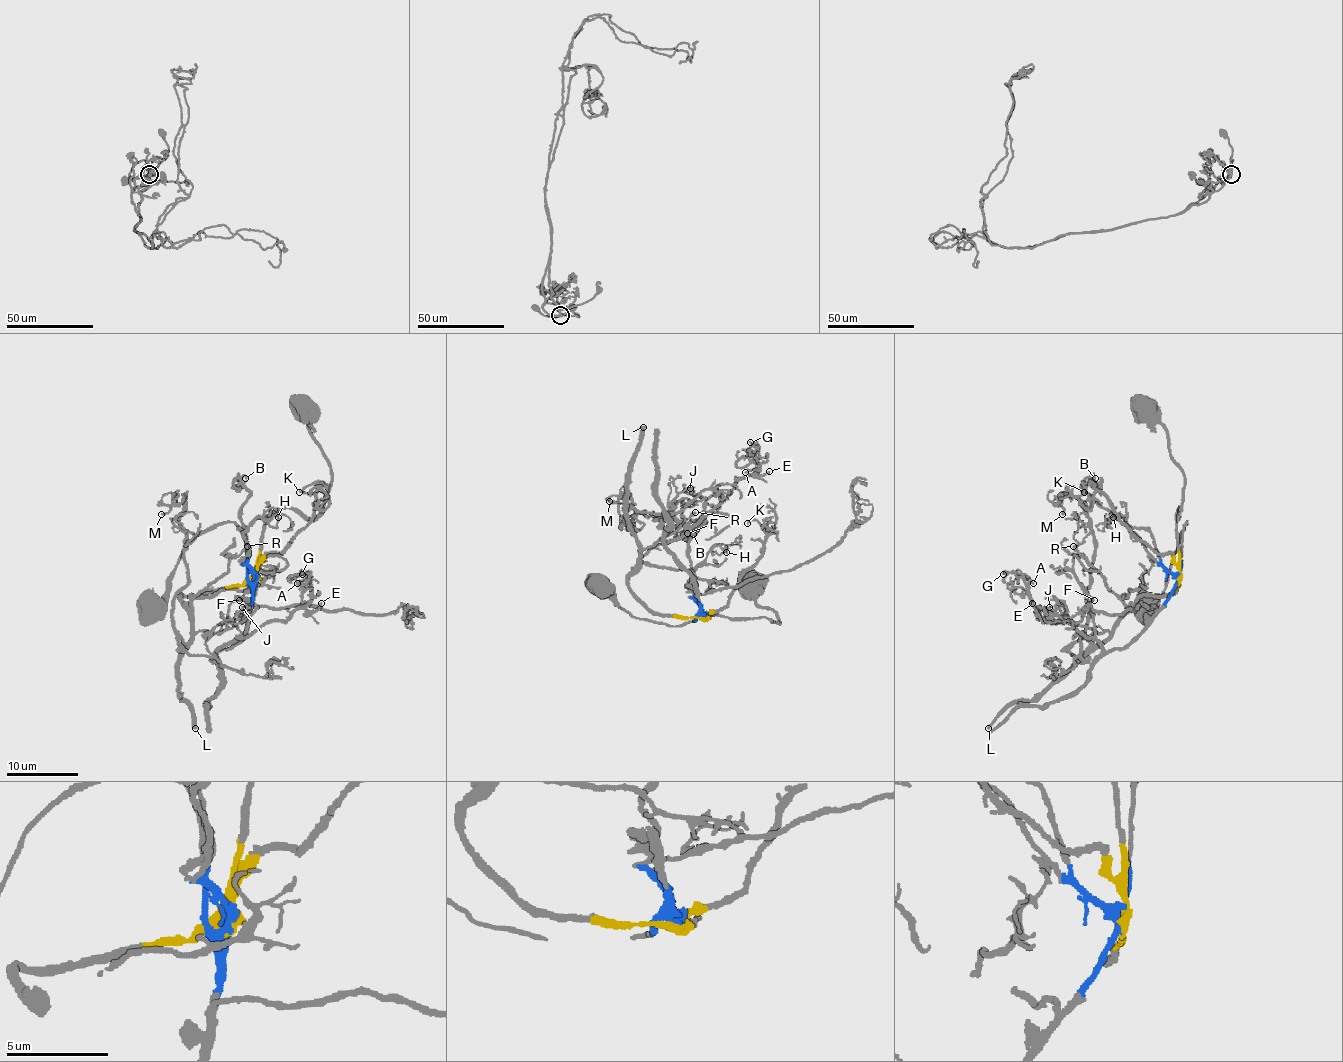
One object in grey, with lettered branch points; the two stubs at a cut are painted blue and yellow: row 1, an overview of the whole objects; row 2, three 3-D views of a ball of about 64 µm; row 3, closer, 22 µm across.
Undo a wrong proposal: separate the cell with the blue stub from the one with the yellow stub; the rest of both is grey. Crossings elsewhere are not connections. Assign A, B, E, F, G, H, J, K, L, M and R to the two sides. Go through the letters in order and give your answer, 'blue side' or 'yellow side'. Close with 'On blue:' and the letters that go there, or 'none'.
A: blue side
B: blue side
E: blue side
F: blue side
G: blue side
H: blue side
J: blue side
K: yellow side
L: yellow side
M: yellow side
R: yellow side
On blue: A, B, E, F, G, H, J

